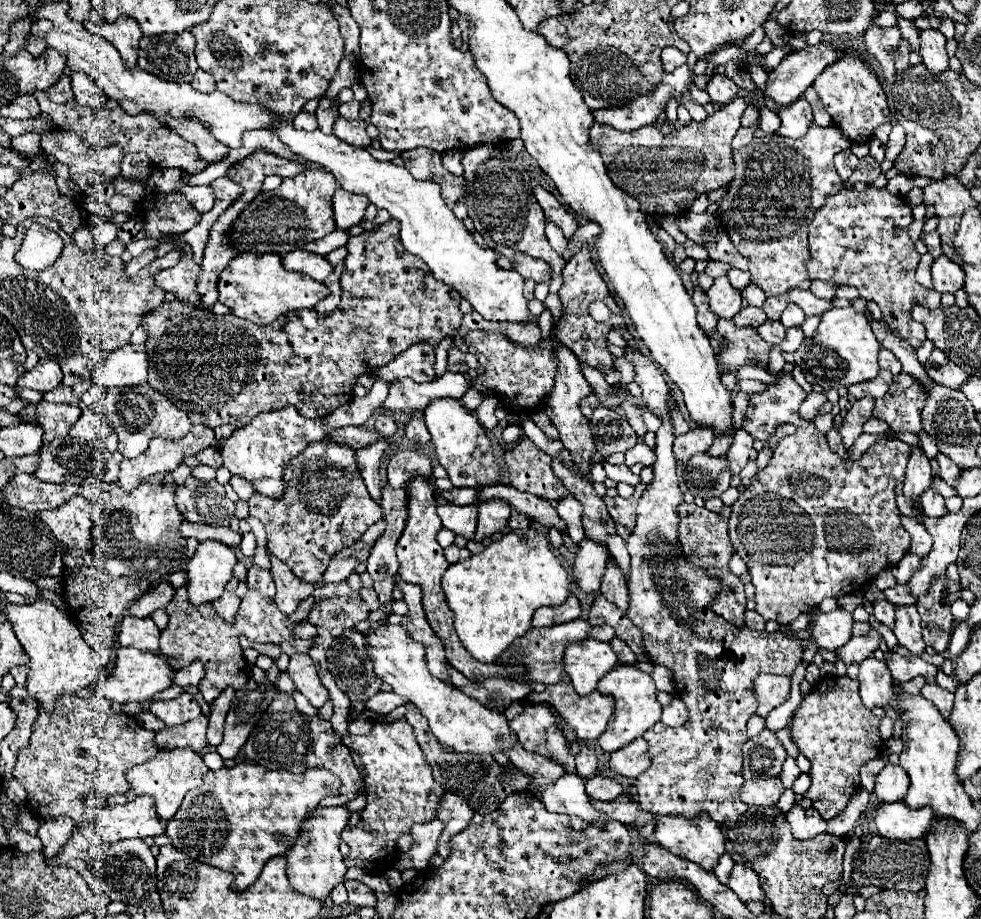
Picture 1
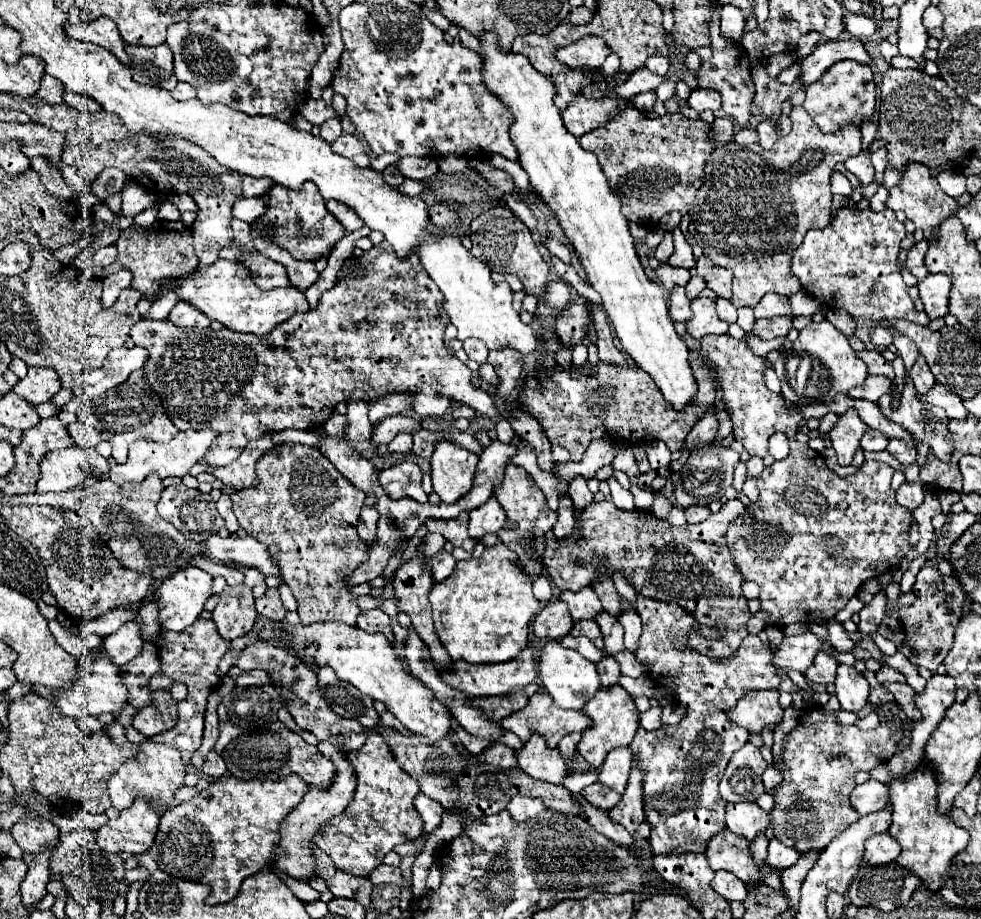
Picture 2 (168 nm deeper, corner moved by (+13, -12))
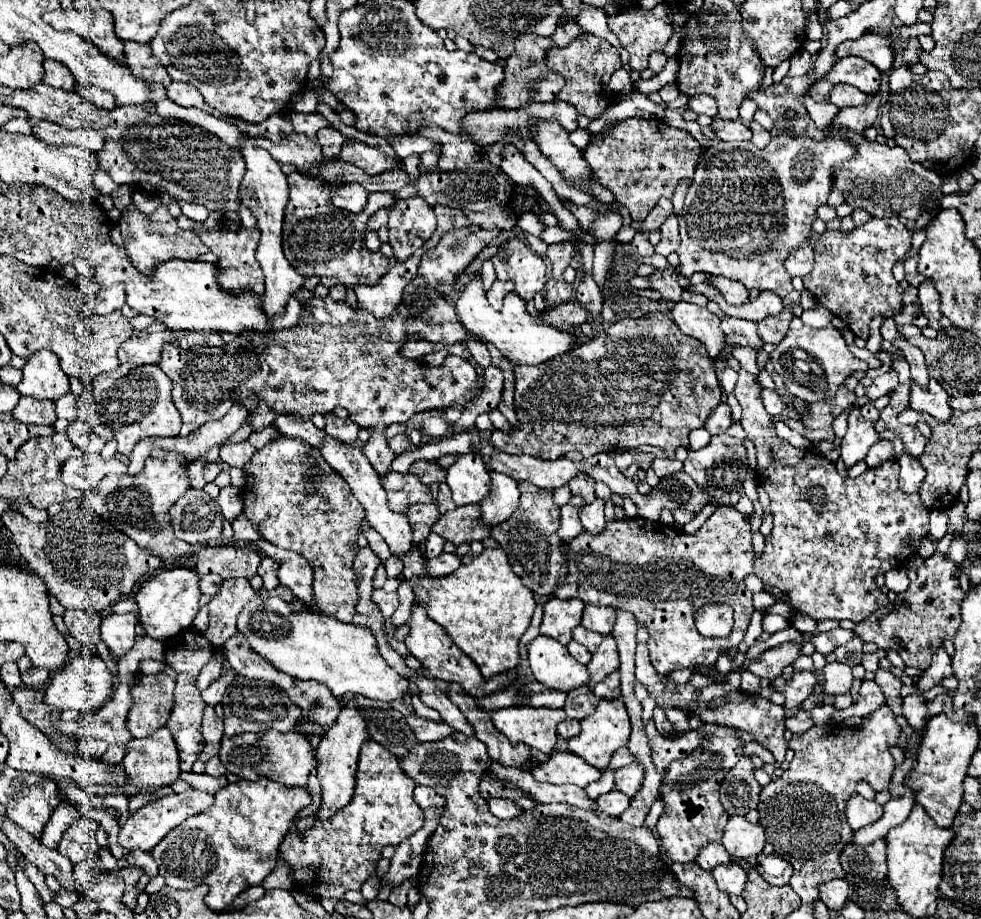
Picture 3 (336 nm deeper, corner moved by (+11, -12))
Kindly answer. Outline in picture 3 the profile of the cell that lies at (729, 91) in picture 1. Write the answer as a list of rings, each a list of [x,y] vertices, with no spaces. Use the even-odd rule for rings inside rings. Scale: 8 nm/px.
[[[707,94],[691,96],[687,106],[689,106],[689,110],[693,110],[695,114],[707,114],[707,116],[711,116],[711,118],[715,118],[715,116],[717,116],[715,100],[711,100],[711,96],[707,96]]]

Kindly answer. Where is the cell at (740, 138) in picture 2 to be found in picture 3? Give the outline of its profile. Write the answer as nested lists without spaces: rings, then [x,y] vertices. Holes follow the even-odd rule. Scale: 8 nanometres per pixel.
[[[715,118],[711,122],[711,128],[717,137],[725,142],[741,142],[741,140],[751,138],[751,130],[747,126],[743,126],[740,120],[731,121]]]

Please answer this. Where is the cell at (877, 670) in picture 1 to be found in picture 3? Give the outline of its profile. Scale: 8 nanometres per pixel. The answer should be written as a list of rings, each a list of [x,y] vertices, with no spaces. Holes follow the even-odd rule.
[[[827,662],[823,668],[823,678],[825,678],[825,694],[847,694],[853,684],[851,668],[841,662],[831,664]]]

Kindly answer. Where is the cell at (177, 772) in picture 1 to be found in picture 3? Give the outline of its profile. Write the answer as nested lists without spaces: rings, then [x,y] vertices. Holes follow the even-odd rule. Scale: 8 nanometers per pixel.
[[[159,728],[157,732],[153,732],[151,736],[147,738],[141,738],[141,740],[129,740],[125,744],[125,758],[121,762],[121,766],[125,768],[131,784],[127,784],[127,792],[125,796],[131,798],[135,794],[147,794],[147,792],[157,792],[161,790],[163,786],[167,784],[173,784],[177,778],[179,778],[179,754],[177,754],[177,746],[175,746],[175,740],[171,736],[171,732],[167,732],[167,728]]]

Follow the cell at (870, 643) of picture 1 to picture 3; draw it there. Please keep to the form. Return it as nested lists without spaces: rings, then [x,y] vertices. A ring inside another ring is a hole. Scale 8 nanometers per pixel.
[[[795,670],[795,674],[789,680],[783,680],[781,676],[771,680],[769,686],[775,692],[781,692],[785,696],[787,708],[801,708],[801,702],[809,696],[813,684],[817,682],[815,674],[809,670]]]

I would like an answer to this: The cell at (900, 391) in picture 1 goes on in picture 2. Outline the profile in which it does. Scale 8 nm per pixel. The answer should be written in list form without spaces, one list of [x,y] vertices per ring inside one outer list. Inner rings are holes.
[[[865,350],[865,352],[857,352],[857,356],[867,364],[869,374],[883,374],[883,376],[887,376],[887,378],[895,384],[895,372],[893,372],[893,366],[891,366],[891,362],[887,362],[887,360],[883,358],[881,352]]]

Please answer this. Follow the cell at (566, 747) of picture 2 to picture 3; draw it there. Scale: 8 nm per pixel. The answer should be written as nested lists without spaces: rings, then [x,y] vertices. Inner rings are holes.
[[[565,718],[559,726],[557,726],[557,732],[567,740],[571,736],[577,736],[581,732],[581,726],[579,726],[579,720],[575,718]]]

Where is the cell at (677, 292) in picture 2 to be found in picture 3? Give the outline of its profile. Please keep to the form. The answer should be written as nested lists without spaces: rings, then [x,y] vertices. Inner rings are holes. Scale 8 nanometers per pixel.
[[[671,266],[665,268],[665,270],[655,270],[649,276],[649,288],[661,292],[663,300],[675,300],[675,302],[679,302],[681,294],[683,294],[683,288],[679,286],[677,276],[679,276],[679,270],[671,268]]]

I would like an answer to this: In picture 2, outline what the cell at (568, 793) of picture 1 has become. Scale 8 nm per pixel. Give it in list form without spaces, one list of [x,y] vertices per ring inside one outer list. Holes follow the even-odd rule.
[[[515,796],[515,800],[511,800],[507,804],[509,814],[513,816],[513,820],[517,822],[525,822],[529,818],[535,818],[539,812],[547,810],[545,804],[539,798],[531,798],[531,796]]]

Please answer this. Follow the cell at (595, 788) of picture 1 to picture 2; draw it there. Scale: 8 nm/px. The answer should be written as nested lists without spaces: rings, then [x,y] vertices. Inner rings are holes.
[[[593,782],[593,784],[585,786],[581,794],[583,794],[583,798],[585,798],[591,806],[603,808],[603,810],[613,808],[613,806],[621,800],[621,796],[619,796],[617,792],[613,792],[611,788],[605,788],[601,782]]]

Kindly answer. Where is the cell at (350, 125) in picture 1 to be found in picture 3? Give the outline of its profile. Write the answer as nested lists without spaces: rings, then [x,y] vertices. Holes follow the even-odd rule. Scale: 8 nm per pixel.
[[[347,140],[343,144],[343,152],[339,154],[339,158],[343,162],[351,162],[351,164],[359,166],[367,174],[383,174],[383,172],[401,168],[399,158],[389,158],[381,150],[371,148],[363,142],[357,142],[357,140]]]

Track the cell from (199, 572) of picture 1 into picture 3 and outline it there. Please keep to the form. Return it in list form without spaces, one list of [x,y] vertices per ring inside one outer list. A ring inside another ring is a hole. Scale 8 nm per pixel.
[[[171,568],[163,570],[149,580],[143,582],[139,592],[135,594],[135,602],[139,606],[139,622],[151,638],[167,640],[191,628],[191,622],[199,610],[199,576],[189,568]]]

